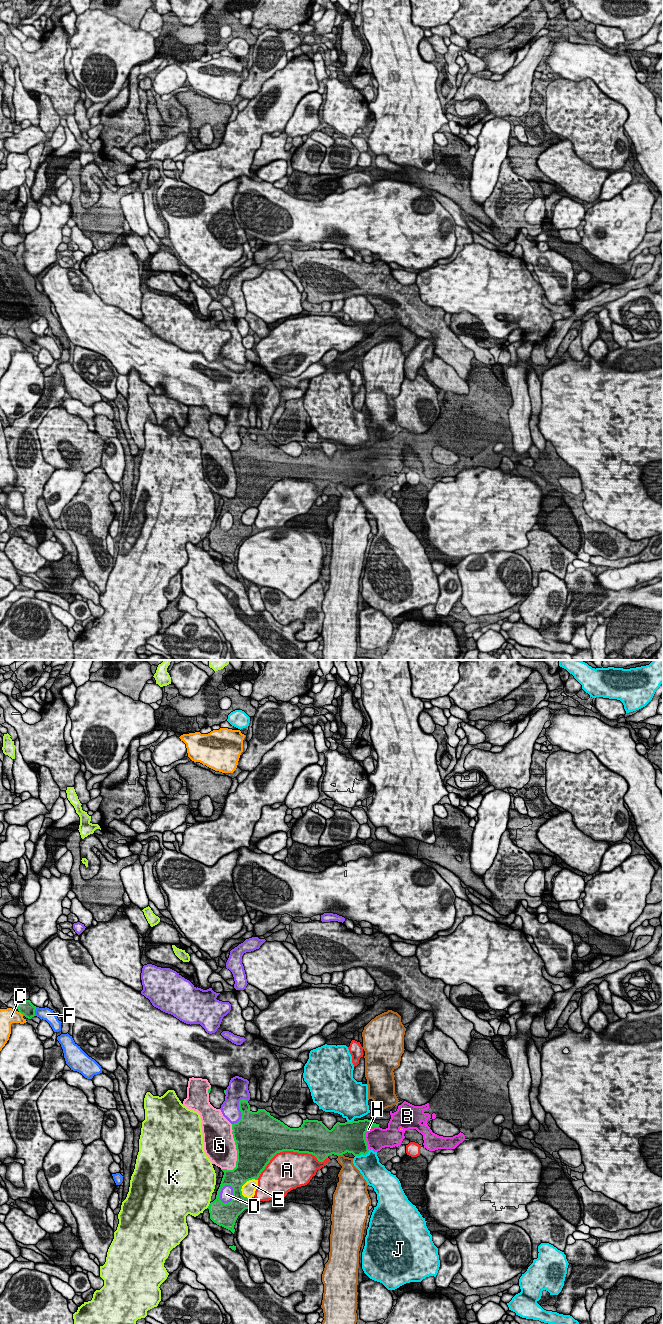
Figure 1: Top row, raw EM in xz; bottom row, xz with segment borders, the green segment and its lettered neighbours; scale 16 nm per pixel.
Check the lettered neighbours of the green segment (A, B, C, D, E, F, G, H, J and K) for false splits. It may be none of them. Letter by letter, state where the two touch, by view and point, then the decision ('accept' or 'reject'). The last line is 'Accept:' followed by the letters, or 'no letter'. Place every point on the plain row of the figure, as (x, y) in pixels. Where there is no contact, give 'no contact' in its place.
A: xz (289, 478) | reject
B: xz (365, 468) | accept
C: xz (21, 341) | reject
D: xz (220, 519) | reject
E: xz (244, 511) | reject
F: xz (34, 339) | reject
G: xz (236, 477) | reject
H: xz (340, 482) | reject
J: xz (362, 481) | reject
K: xz (209, 533) | reject
Accept: B

